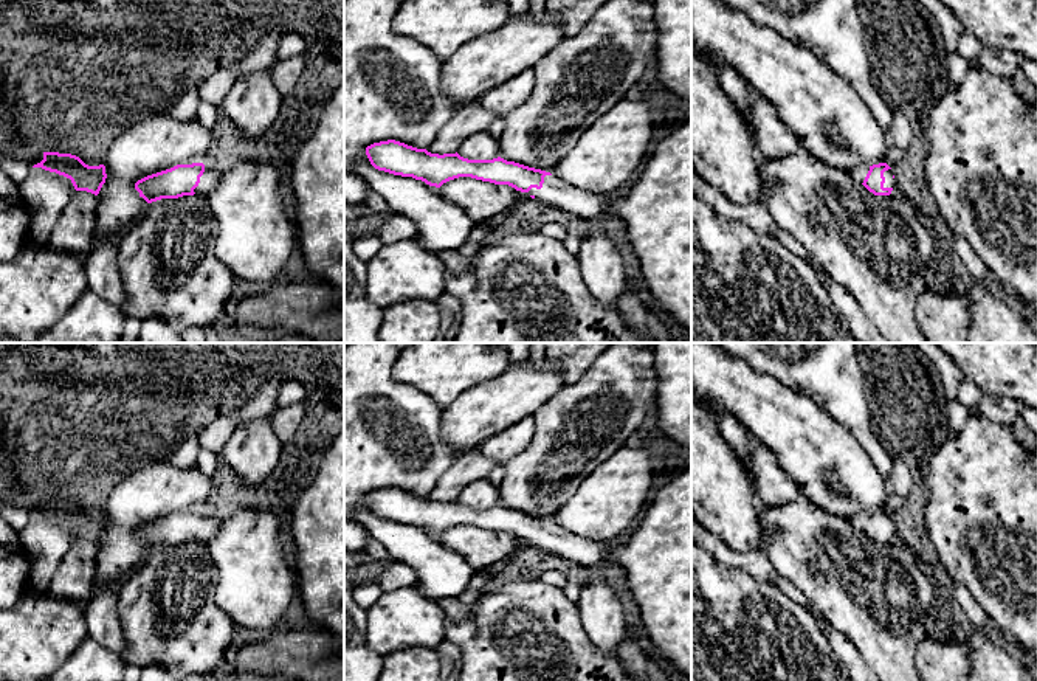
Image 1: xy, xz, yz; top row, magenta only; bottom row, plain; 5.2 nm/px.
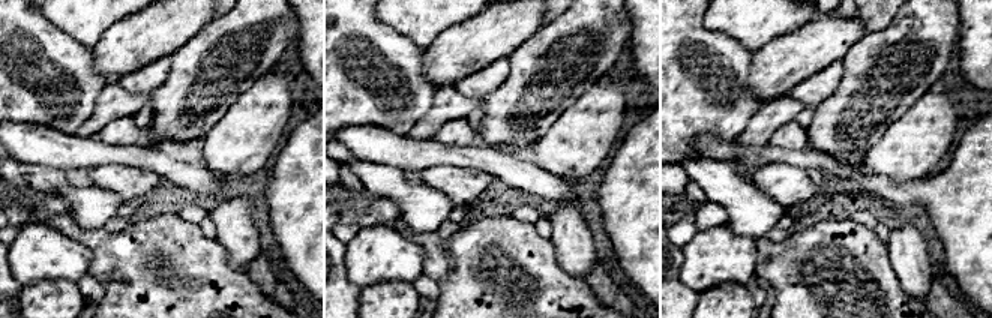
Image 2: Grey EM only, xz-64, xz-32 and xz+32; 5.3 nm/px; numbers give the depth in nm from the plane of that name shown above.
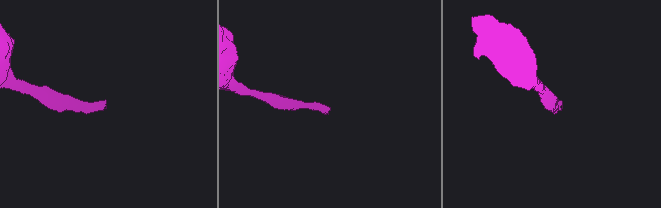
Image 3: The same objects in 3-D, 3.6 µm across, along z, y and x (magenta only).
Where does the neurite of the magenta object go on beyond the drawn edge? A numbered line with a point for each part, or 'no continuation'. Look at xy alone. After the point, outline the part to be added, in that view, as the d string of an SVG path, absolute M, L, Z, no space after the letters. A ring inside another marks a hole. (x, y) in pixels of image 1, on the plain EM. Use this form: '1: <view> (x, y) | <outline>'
1: xy (210, 526) | M205 513L205 520L200 524L200 531L194 537L194 540L206 543L219 531L220 524L222 524L222 520L211 518L209 515Z

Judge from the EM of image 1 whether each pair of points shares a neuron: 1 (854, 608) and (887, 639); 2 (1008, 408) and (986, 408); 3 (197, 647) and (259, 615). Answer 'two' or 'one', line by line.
1: one
2: one
3: two

